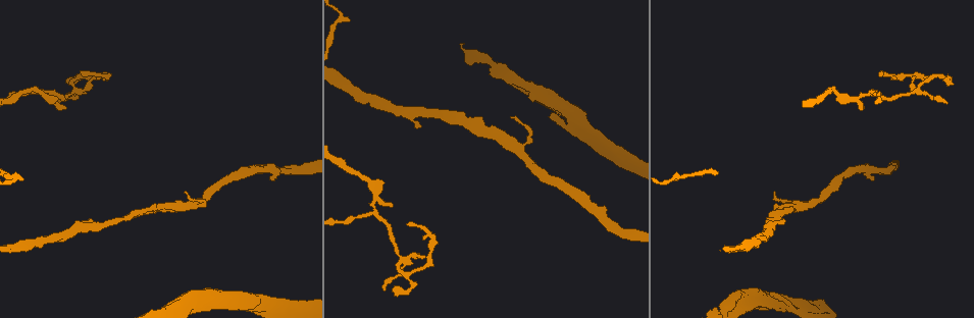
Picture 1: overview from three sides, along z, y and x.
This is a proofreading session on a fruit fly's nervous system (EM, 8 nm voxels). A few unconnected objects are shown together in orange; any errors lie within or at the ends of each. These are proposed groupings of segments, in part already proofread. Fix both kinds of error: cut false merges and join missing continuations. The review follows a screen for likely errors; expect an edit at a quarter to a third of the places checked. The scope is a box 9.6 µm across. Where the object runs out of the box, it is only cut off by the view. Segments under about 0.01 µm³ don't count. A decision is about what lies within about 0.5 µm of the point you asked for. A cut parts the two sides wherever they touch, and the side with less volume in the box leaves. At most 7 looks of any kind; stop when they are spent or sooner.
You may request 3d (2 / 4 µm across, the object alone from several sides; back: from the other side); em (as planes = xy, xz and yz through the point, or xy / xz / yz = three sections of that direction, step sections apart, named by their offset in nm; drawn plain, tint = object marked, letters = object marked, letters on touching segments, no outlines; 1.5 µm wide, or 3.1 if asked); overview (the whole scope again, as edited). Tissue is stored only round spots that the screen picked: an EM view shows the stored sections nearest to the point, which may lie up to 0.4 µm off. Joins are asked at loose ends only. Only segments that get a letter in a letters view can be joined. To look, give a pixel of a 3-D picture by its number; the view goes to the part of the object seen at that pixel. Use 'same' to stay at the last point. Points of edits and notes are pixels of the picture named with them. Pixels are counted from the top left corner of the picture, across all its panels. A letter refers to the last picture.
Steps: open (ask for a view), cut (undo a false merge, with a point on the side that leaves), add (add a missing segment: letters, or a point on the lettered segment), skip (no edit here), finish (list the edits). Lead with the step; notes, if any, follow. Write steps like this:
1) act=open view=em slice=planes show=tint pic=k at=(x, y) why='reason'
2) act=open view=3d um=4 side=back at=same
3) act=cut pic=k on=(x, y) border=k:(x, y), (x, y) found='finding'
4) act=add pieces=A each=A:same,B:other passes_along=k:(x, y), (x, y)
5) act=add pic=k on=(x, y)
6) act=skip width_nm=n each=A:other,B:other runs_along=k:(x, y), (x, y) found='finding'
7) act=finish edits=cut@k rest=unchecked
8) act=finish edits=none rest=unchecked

act=open view=3d um=2 pic=1 at=(520, 82) why='sudden change in width'

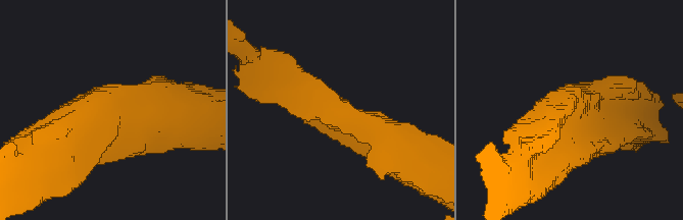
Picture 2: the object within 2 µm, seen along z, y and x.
act=open view=em slice=xy step=4 show=tint pic=2 at=(568, 107)

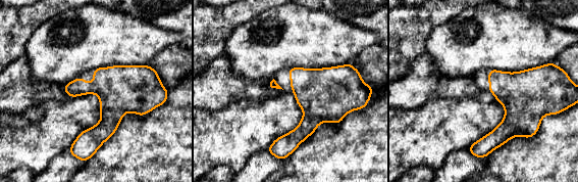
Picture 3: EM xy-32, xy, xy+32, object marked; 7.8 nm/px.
act=open view=em slice=xy step=4 show=letters at=same

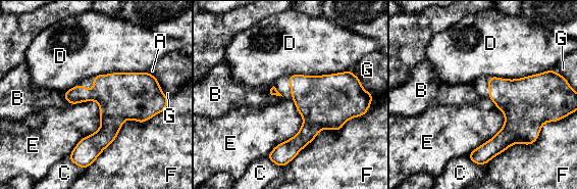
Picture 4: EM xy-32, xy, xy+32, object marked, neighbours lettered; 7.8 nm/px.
act=skip each=A:other,B:other,C:other,D:other,E:other,F:other,G:other found='one neuron here'

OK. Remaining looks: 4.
act=open view=3d um=2 pic=1 at=(860, 108) why='an open end'

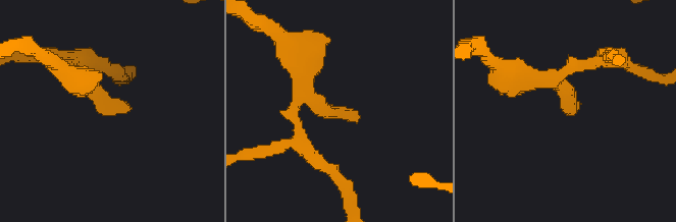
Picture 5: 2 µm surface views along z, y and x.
act=open view=em slice=yz step=4 show=tint pic=5 at=(359, 116)

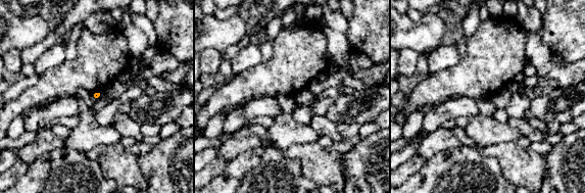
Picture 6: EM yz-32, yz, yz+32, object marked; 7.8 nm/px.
act=open view=em slice=planes show=letters at=same why='another direction'

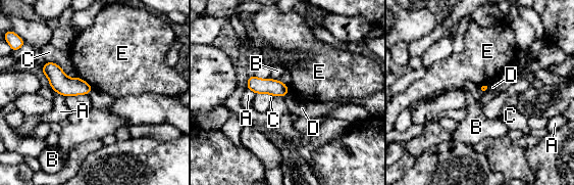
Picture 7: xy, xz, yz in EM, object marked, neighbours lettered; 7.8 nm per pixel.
act=skip each=A:other,B:other,C:other,D:other,E:other border=7:(289, 92), (284, 96) found='no lettered segment goes on from it'

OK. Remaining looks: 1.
act=finish edits=none rest=unchecked

